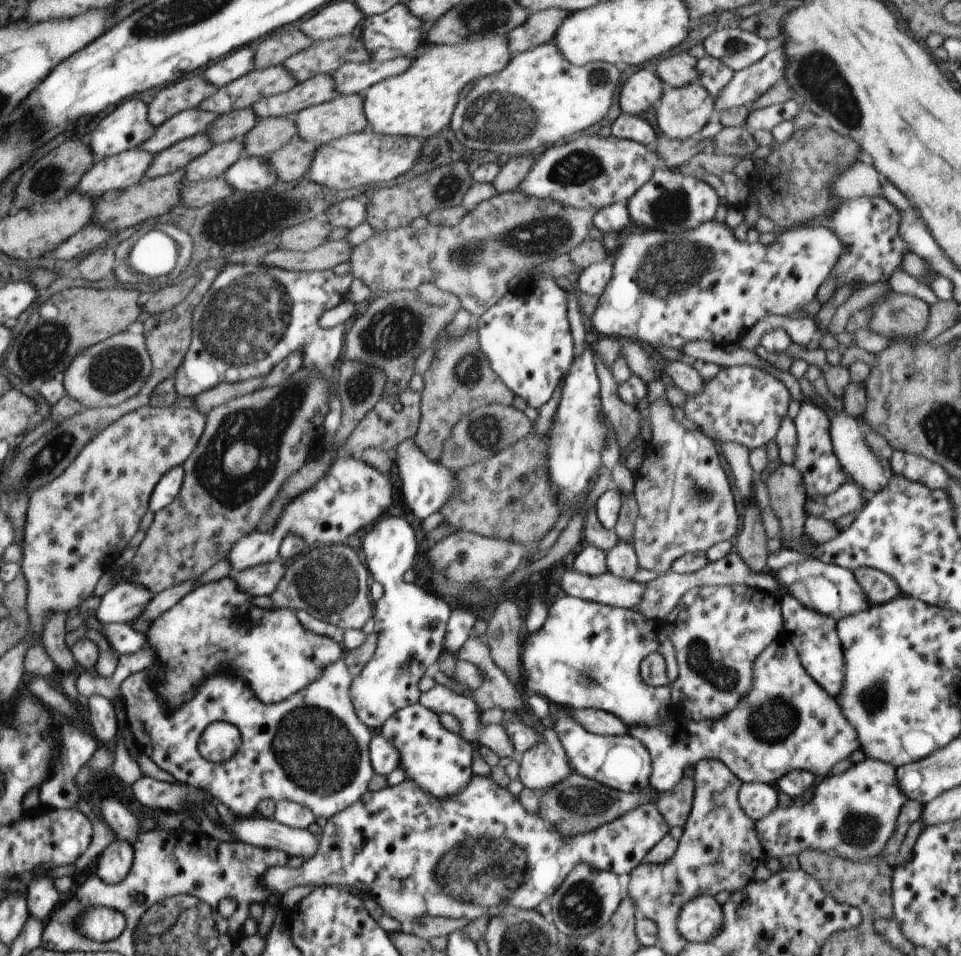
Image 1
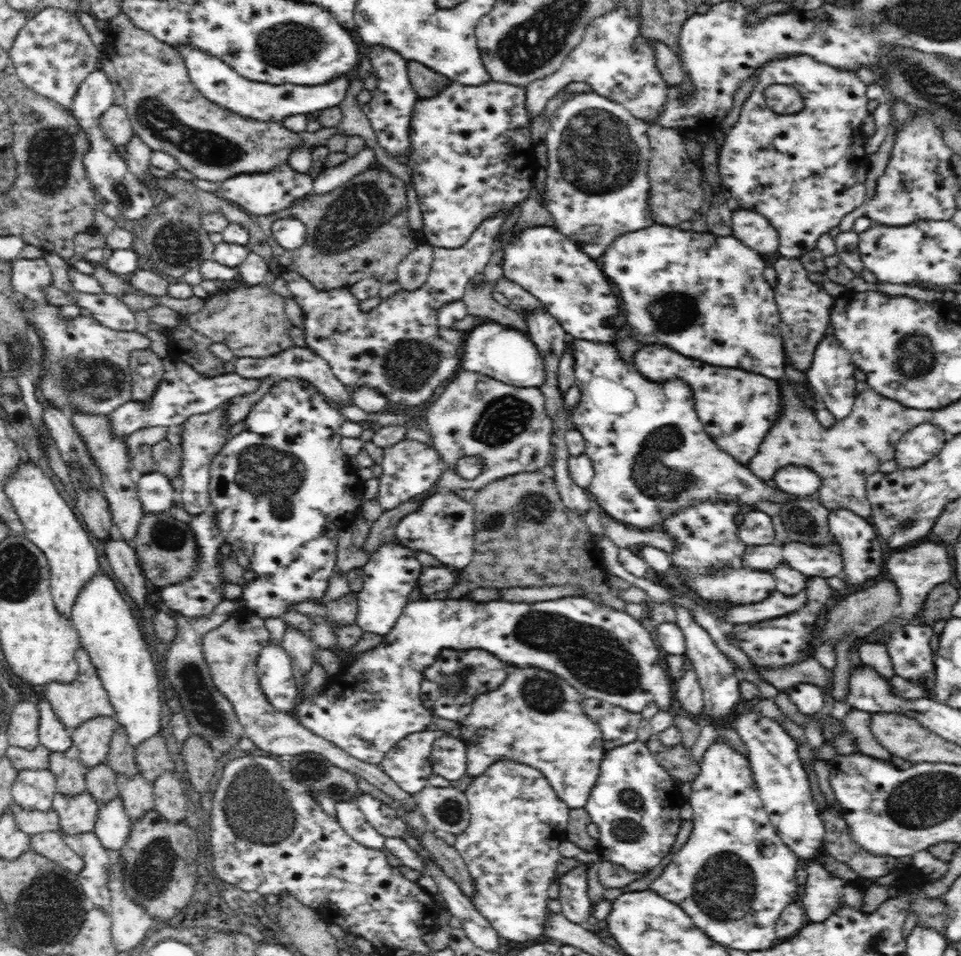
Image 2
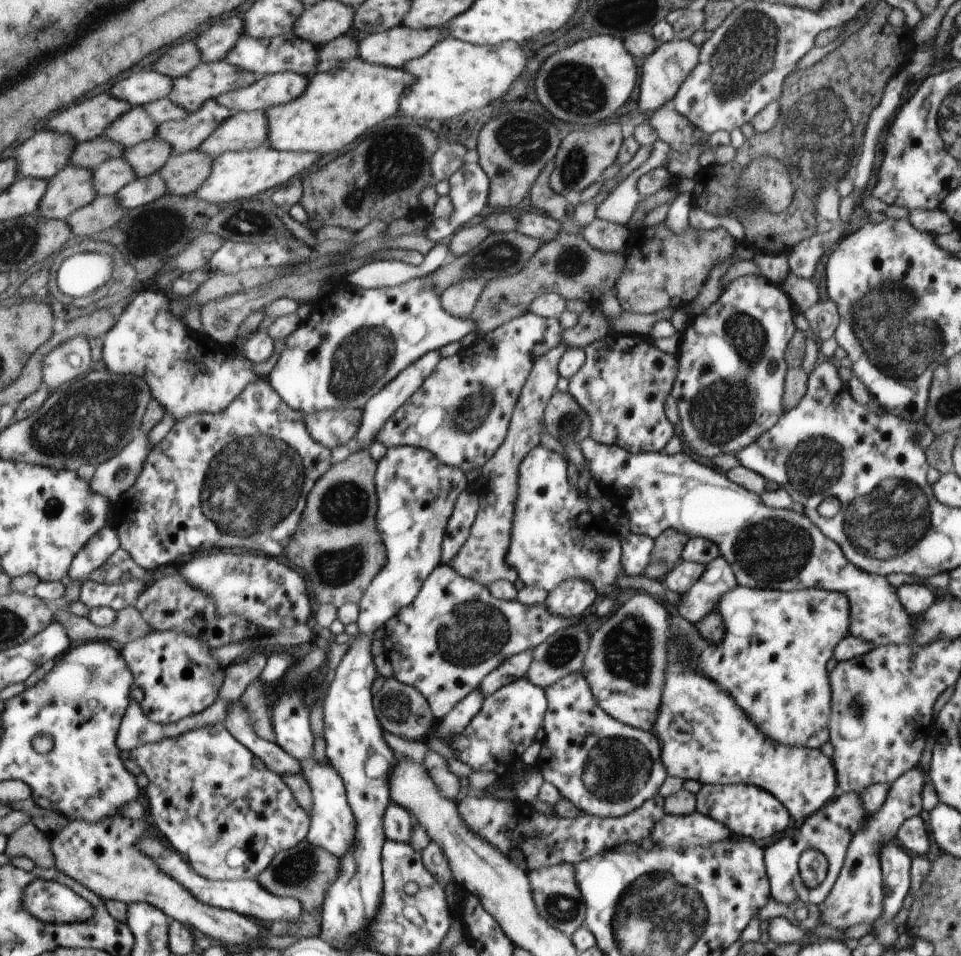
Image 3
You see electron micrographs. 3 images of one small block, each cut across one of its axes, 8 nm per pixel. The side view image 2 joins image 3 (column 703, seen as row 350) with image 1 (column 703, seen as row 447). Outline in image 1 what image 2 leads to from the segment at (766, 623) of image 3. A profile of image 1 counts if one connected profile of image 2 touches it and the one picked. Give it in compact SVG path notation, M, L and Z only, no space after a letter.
M786 636L770 644L756 658L752 689L734 709L730 709L720 719L694 721L675 711L675 714L670 714L670 719L657 725L638 723L629 728L628 734L648 750L652 760L649 786L656 793L671 792L684 777L686 766L695 766L703 759L722 762L743 784L760 782L775 785L791 771L807 771L818 778L828 777L838 762L848 759L861 749L855 727L844 716L837 700L808 675L800 663L794 644Z

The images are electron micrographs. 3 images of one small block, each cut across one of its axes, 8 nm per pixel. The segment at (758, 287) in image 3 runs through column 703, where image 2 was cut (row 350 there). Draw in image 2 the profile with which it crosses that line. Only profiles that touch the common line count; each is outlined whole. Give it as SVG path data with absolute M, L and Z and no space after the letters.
M508 210L502 214L484 219L470 239L461 248L432 249L433 261L429 270L426 282L416 290L400 289L392 297L382 300L376 308L370 312L360 310L360 301L354 298L354 294L349 291L348 286L333 288L327 291L316 289L312 281L294 271L284 271L280 276L284 278L291 290L292 298L300 305L303 313L304 339L306 347L314 351L316 355L328 361L334 376L347 388L368 385L376 388L380 393L388 397L388 401L404 405L426 405L432 402L438 392L446 385L460 370L460 350L455 345L446 342L438 334L439 324L437 315L444 304L462 301L464 290L470 282L470 278L478 272L483 272L484 267L492 252L496 251L496 242L500 228L509 215Z

